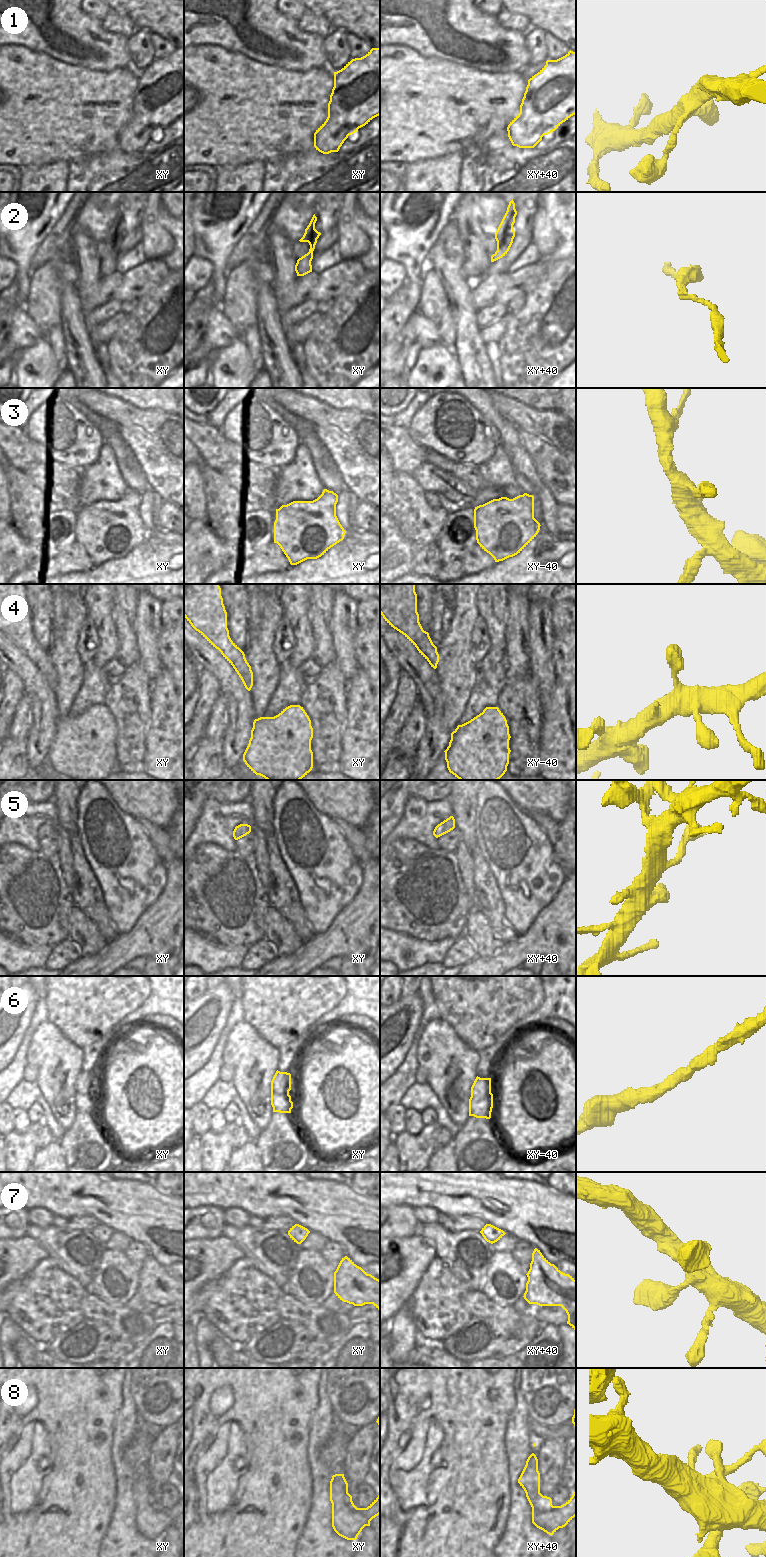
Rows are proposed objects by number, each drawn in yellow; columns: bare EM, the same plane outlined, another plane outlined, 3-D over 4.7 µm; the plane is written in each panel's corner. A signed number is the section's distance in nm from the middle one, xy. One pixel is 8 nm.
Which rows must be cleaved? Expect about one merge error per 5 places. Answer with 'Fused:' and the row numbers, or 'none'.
Fused: none

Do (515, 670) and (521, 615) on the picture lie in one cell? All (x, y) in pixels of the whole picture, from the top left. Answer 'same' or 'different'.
same

